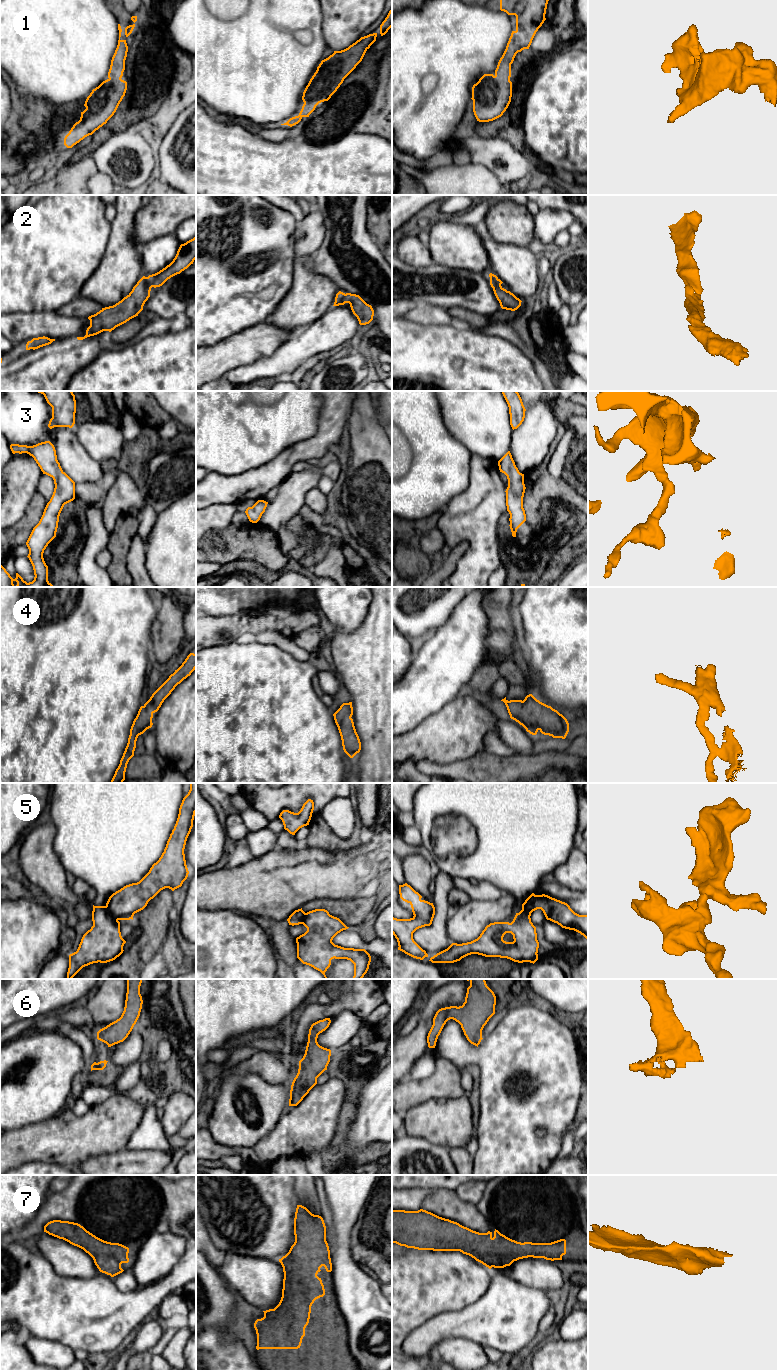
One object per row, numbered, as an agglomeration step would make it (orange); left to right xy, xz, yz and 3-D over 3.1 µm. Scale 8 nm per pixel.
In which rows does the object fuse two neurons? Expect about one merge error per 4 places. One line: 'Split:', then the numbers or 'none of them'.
Split: 5

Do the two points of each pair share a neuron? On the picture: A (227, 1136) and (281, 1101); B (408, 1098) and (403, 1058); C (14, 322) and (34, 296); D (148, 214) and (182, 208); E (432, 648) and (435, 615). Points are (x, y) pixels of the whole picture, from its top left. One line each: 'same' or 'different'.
A: same
B: different
C: different
D: same
E: different

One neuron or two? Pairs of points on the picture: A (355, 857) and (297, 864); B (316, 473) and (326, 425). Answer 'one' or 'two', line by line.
A: one
B: two

